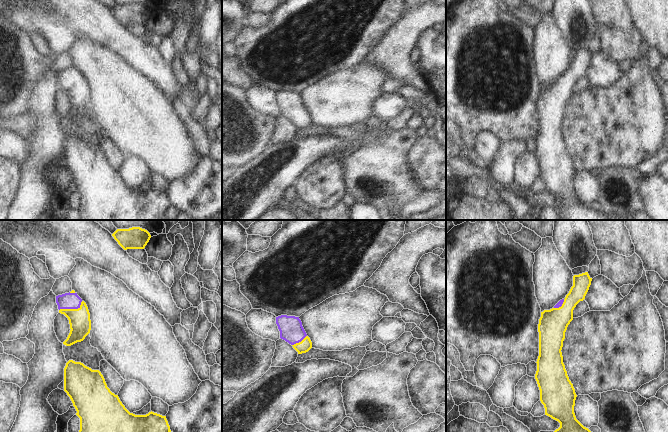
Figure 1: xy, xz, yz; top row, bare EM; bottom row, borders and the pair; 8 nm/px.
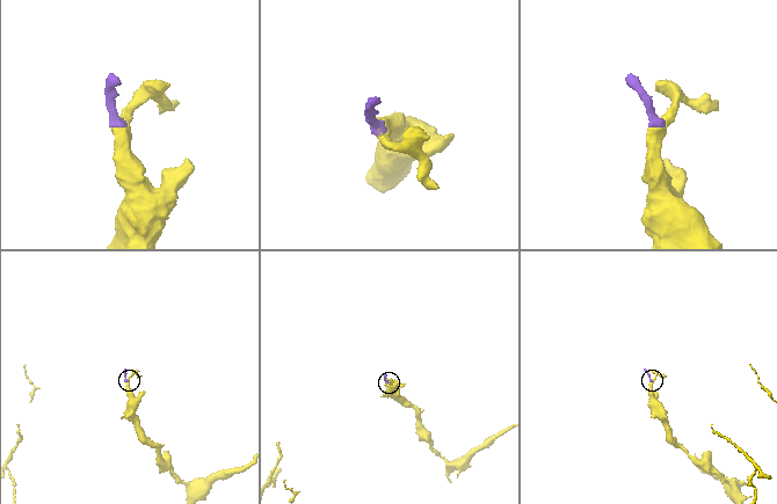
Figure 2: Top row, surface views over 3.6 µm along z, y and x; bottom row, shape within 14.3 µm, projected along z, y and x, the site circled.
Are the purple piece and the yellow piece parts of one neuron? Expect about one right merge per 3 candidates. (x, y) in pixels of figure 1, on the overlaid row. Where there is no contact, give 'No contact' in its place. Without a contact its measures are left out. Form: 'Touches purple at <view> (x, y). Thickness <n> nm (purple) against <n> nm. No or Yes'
Touches purple at xy (71, 308). Thickness 130 nm (purple) against 180 nm. Yes.

